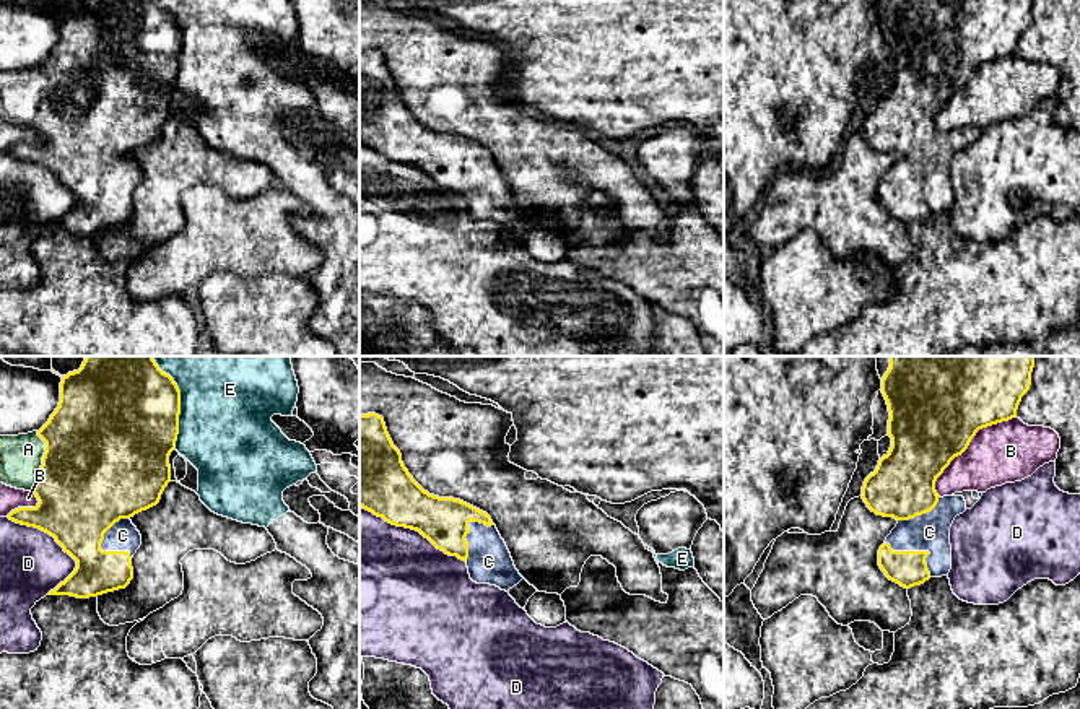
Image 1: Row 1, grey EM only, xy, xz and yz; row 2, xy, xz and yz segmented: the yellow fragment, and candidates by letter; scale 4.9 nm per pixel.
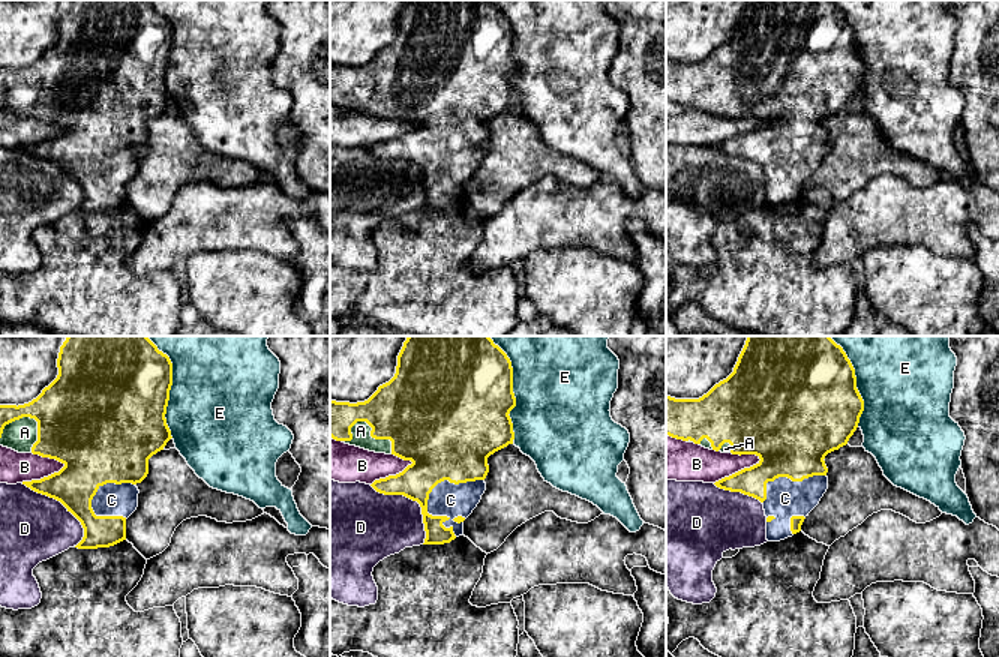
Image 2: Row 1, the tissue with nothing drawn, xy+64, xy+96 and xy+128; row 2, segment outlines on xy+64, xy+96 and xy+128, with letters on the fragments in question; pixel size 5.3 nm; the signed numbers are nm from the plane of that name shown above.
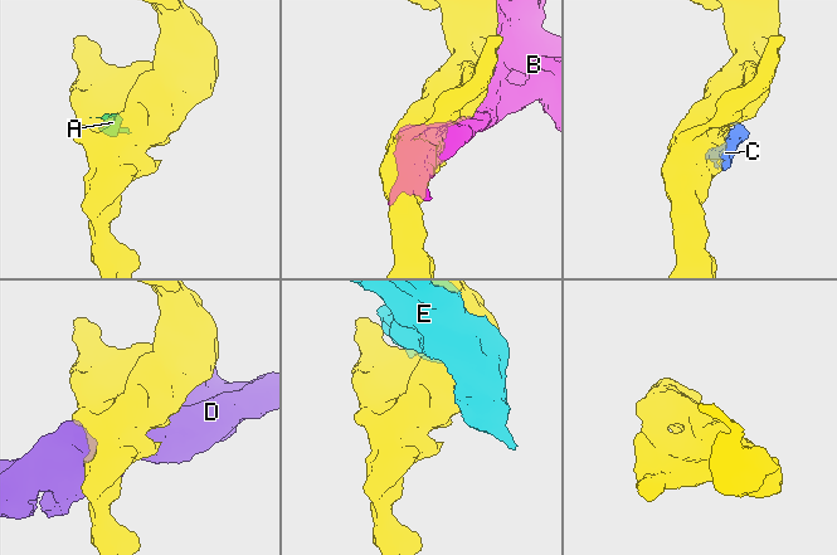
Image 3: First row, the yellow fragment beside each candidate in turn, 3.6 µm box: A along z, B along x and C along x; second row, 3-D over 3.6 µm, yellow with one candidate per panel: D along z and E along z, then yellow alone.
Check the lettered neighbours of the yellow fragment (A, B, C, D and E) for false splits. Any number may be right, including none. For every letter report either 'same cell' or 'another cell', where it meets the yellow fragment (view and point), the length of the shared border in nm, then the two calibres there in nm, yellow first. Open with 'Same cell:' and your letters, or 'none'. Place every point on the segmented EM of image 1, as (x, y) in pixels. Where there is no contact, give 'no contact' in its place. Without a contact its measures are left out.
Same cell: A, C
A: same cell; contact xy (43, 461); length 300 nm; calibres 500 and 200 nm
B: another cell; contact yz (968, 444); length 550 nm; calibres 480 and 300 nm
C: same cell; contact xy (108, 529); length 220 nm; calibres 480 and 150 nm
D: another cell; contact xy (57, 542); length 440 nm; calibres 420 and 320 nm
E: another cell; contact xy (179, 402); length 480 nm; calibres 480 and 480 nm

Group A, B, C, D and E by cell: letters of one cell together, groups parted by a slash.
A C / B / D / E

